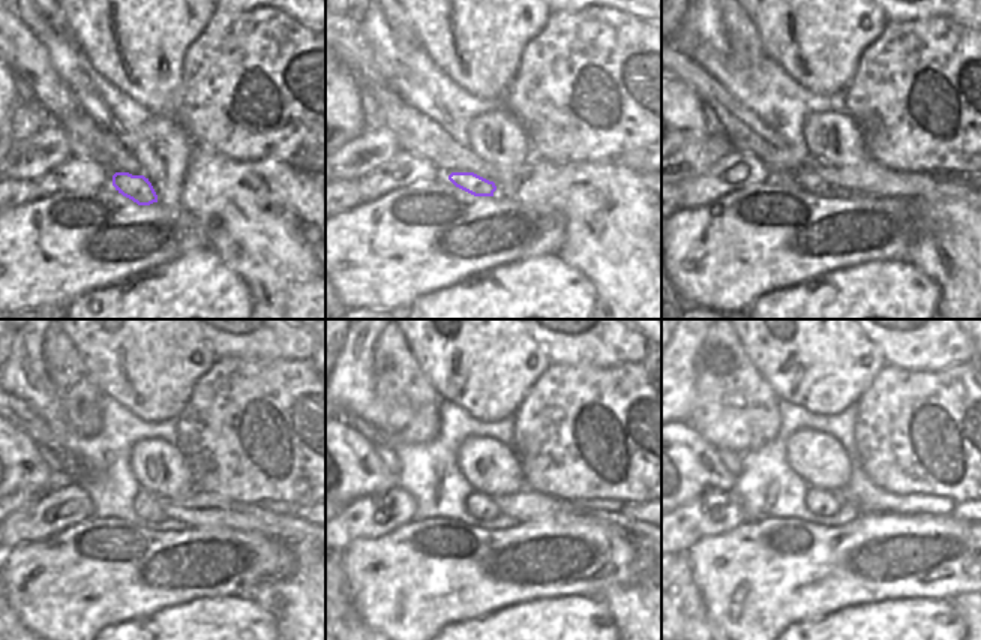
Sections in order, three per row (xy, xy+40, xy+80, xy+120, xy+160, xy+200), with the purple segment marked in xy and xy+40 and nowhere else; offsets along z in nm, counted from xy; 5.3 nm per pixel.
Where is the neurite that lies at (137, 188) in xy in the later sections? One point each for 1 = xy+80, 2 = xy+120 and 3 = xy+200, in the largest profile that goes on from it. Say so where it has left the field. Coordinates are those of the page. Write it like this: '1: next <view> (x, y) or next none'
1: next xy+80 (807, 180)
2: next xy+120 (144, 505)
3: next xy+200 (822, 502)

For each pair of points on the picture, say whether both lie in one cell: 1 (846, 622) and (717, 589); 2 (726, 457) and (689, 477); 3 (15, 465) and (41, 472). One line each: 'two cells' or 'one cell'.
1: two cells
2: two cells
3: one cell

